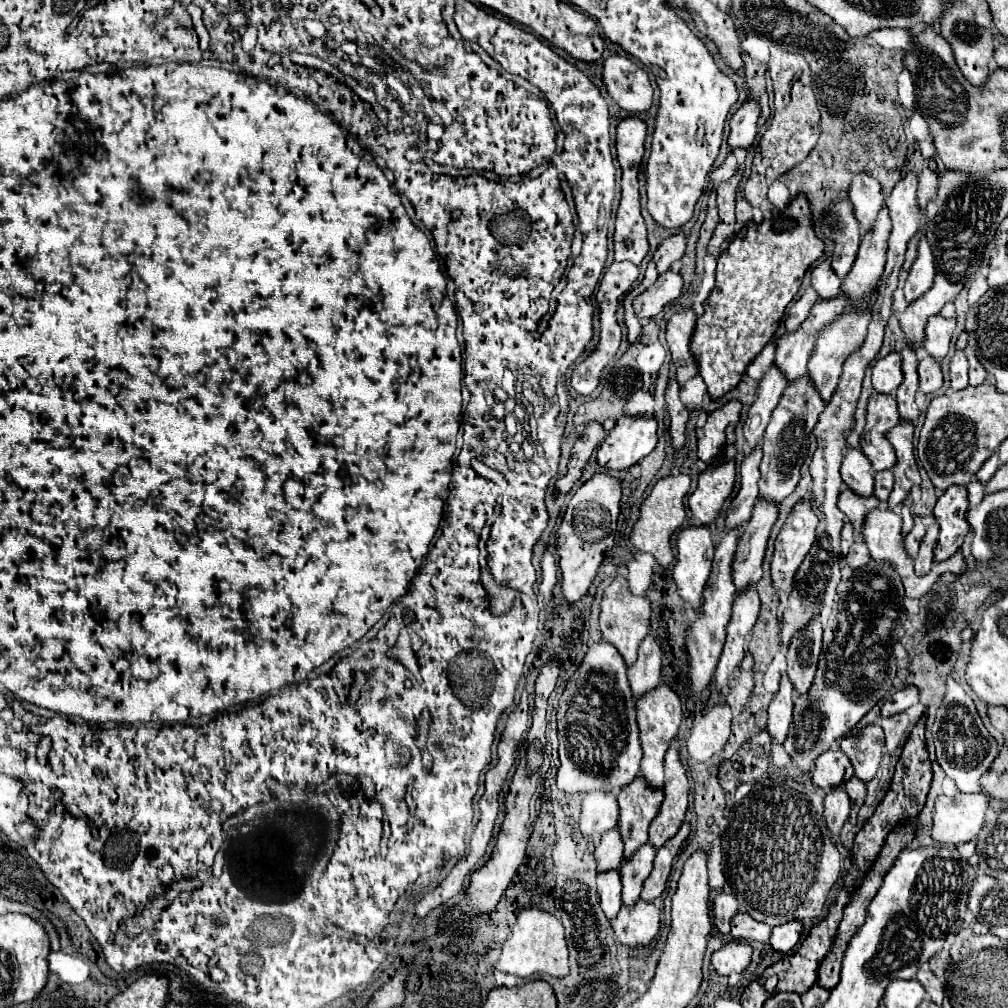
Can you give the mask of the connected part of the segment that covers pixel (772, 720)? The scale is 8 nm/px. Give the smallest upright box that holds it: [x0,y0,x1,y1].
[768,674,794,744]

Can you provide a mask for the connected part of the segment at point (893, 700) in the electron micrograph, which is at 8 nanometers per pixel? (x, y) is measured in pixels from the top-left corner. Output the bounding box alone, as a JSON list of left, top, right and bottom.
[882,684,918,716]

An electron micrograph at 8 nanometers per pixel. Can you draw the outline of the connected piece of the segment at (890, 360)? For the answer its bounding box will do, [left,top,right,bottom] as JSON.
[872,352,902,394]

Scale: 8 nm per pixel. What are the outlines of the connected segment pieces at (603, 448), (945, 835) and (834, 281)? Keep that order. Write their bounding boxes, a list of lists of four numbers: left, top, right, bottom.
[[598,414,656,470],[932,792,990,846],[812,260,840,300]]

